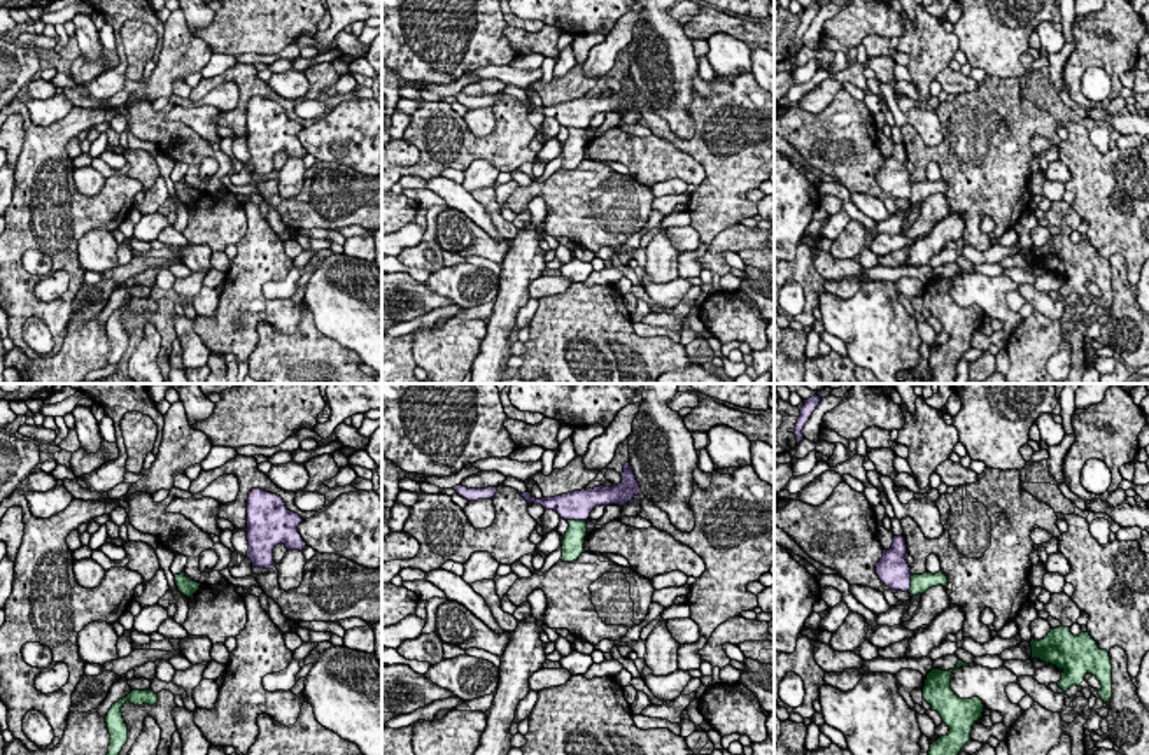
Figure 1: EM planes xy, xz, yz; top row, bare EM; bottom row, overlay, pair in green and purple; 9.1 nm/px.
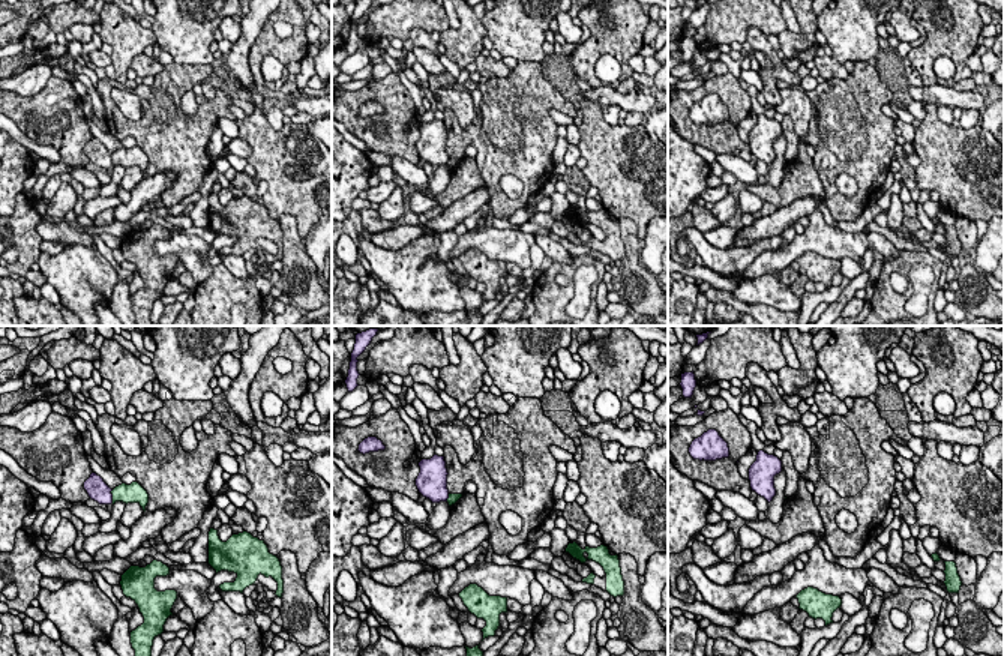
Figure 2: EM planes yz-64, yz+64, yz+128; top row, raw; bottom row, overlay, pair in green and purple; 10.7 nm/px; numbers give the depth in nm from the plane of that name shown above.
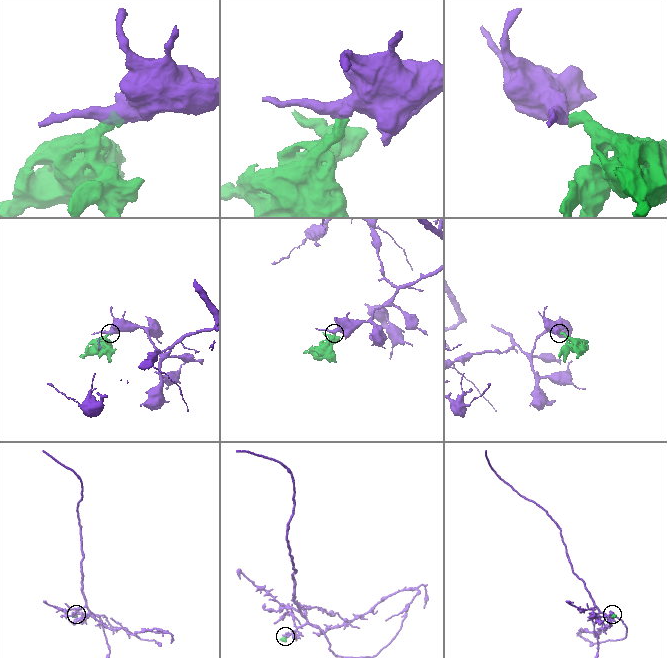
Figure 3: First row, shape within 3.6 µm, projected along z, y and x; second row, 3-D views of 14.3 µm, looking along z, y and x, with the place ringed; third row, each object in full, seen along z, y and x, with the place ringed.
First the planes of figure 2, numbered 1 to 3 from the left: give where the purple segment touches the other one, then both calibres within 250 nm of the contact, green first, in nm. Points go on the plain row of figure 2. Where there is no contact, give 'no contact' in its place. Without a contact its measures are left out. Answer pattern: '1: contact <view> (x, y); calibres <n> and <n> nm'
1: contact yz-64 (113, 159); calibres 220 and 220 nm
2: contact yz+64 (449, 161); calibres 100 and 320 nm
3: no contact

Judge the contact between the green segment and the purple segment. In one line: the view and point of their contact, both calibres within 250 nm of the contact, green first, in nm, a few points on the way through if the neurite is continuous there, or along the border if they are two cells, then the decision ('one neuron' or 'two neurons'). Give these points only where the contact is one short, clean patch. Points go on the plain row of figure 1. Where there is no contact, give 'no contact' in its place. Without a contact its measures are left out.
xz (577, 128) | 190/260 nm | along xz (568, 127), (585, 128) | two neurons

